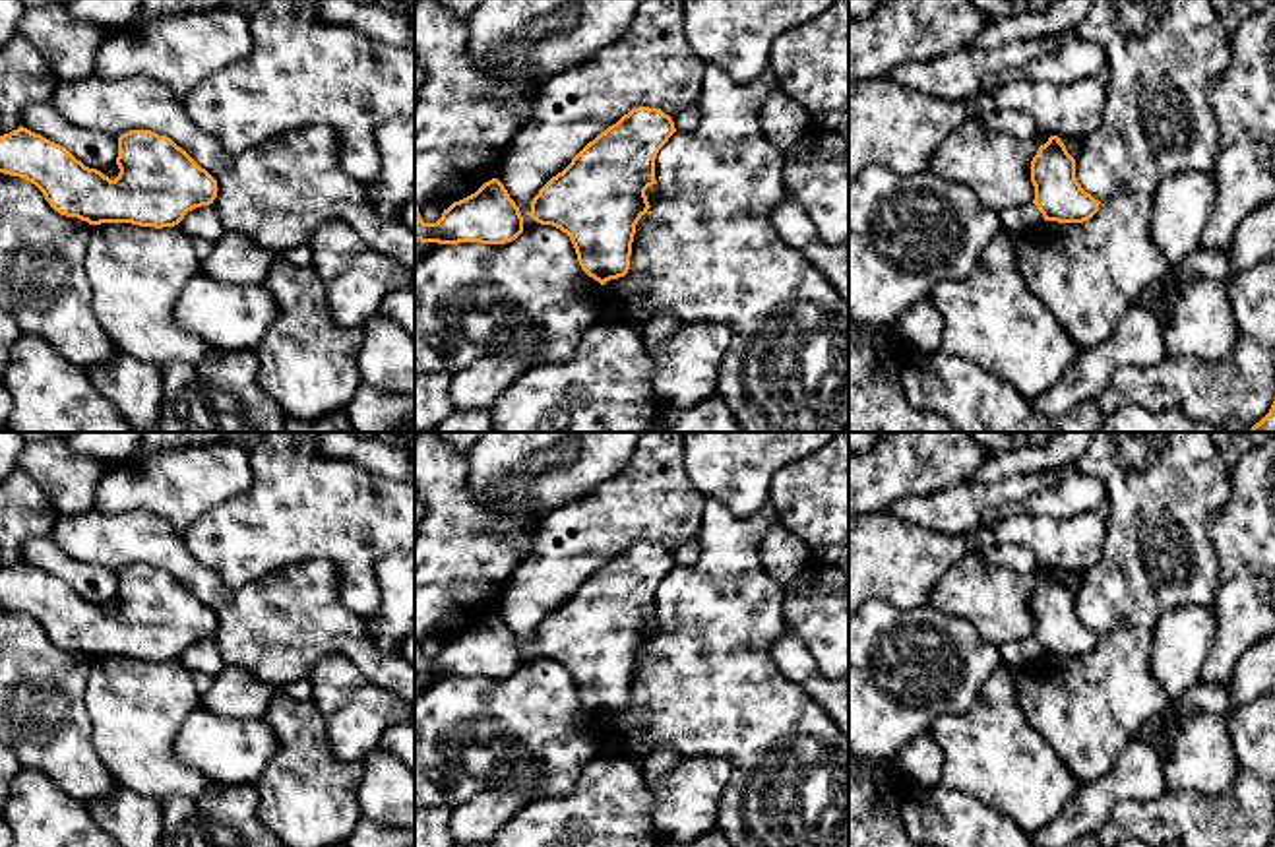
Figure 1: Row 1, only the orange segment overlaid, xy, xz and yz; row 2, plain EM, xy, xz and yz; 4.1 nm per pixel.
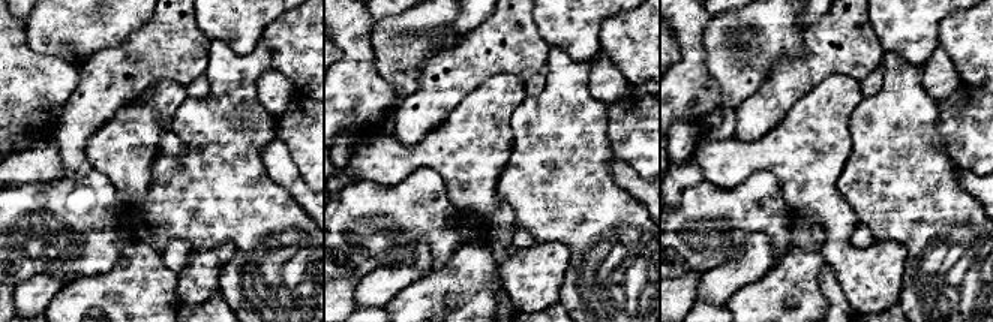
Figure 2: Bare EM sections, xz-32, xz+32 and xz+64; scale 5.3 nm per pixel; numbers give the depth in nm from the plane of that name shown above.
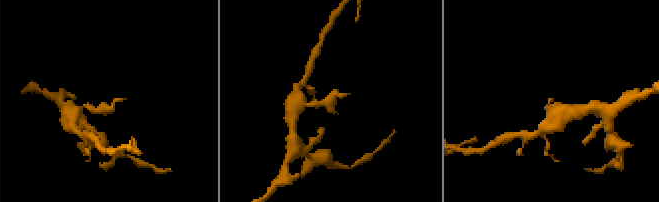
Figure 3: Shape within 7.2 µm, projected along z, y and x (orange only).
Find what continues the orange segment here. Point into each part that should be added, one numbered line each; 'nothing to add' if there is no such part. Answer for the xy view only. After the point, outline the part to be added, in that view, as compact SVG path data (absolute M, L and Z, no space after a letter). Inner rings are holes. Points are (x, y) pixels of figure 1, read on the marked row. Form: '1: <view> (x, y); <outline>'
nothing to add

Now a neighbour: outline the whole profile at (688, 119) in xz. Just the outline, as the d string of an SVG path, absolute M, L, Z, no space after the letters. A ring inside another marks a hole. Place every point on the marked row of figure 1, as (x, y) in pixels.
M698 105L686 107L678 114L672 116L676 132L692 132L698 128L701 120L701 110Z

